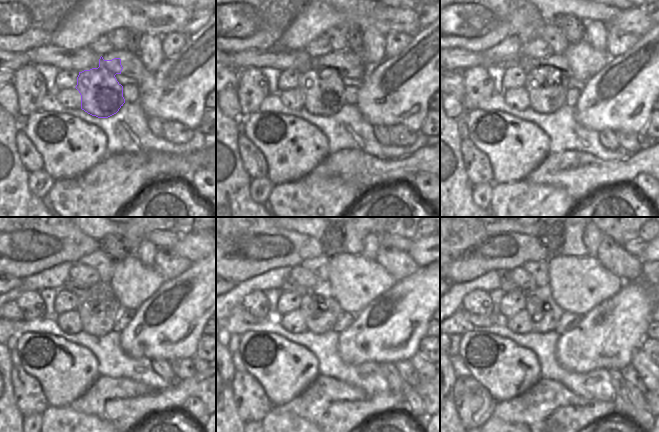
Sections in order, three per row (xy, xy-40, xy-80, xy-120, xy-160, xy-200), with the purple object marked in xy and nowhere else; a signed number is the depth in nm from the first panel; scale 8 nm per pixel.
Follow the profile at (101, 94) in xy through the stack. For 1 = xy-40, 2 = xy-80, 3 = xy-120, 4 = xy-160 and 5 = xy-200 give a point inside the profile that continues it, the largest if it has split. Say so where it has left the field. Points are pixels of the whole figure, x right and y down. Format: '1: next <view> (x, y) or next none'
1: next xy-40 (323, 91)
2: next xy-80 (547, 87)
3: next xy-120 (99, 311)
4: next xy-160 (321, 311)
5: next xy-200 (544, 313)

